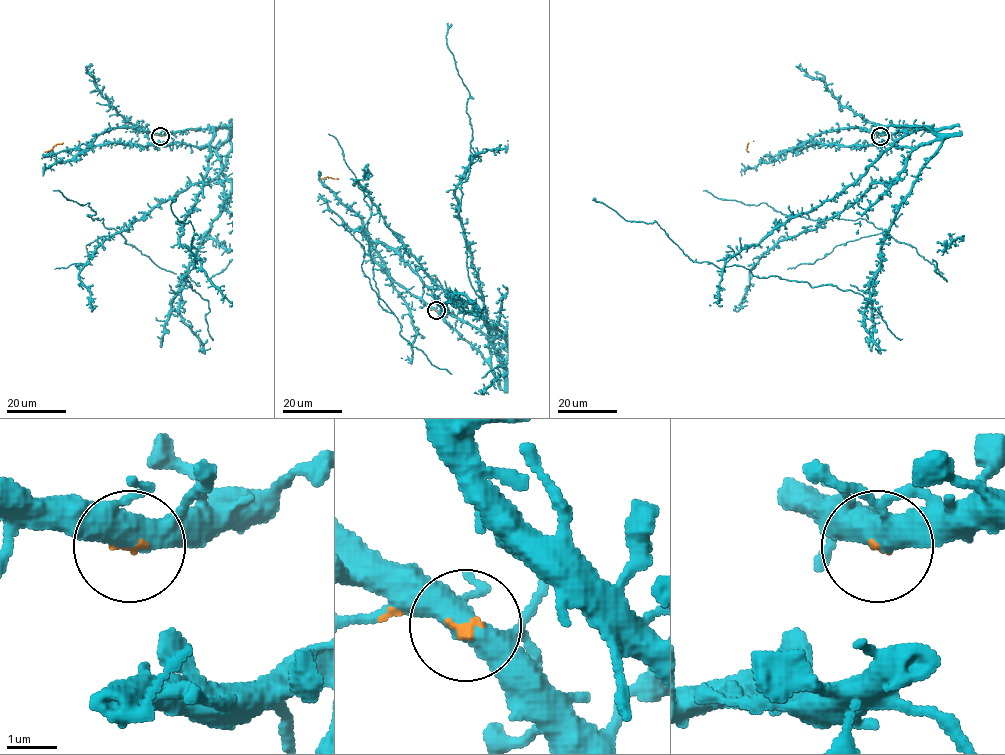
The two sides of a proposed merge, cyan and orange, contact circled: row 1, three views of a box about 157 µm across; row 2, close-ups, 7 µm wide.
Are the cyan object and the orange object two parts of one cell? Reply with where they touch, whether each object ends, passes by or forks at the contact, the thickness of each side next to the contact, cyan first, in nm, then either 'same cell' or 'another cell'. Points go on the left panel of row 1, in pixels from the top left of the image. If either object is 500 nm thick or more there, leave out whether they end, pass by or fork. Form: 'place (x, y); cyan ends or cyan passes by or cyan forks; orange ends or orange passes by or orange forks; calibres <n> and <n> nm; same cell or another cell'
place (160, 136); cyan forks; orange ends; calibres 400 and 100 nm; same cell

